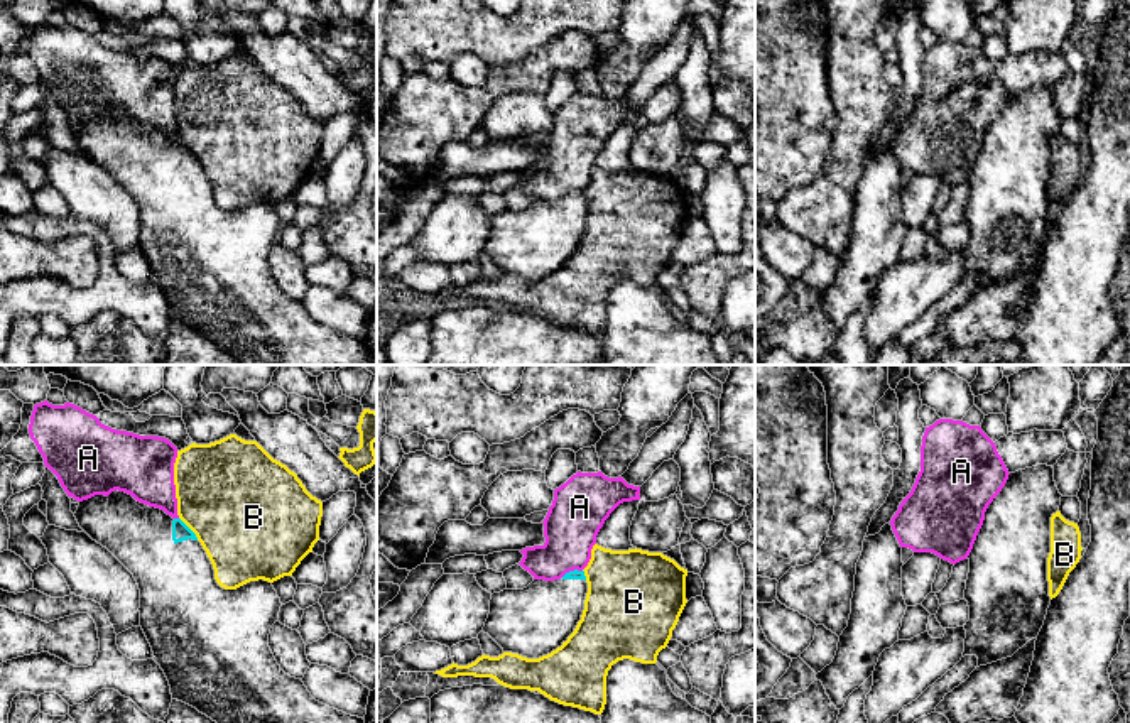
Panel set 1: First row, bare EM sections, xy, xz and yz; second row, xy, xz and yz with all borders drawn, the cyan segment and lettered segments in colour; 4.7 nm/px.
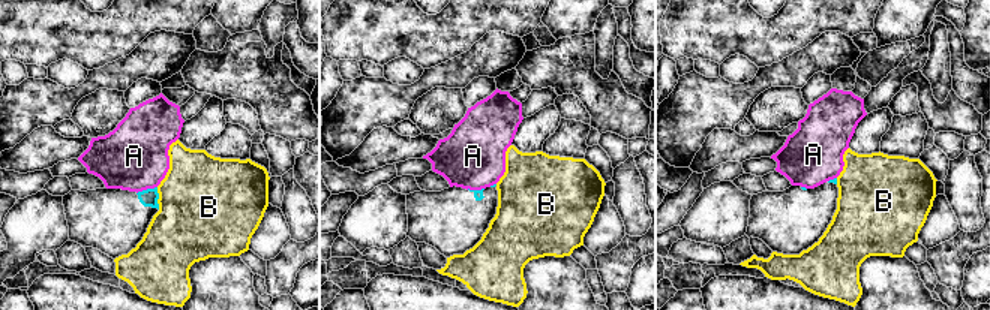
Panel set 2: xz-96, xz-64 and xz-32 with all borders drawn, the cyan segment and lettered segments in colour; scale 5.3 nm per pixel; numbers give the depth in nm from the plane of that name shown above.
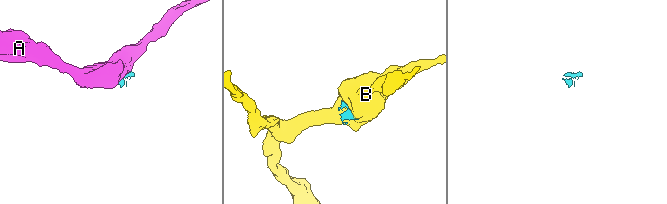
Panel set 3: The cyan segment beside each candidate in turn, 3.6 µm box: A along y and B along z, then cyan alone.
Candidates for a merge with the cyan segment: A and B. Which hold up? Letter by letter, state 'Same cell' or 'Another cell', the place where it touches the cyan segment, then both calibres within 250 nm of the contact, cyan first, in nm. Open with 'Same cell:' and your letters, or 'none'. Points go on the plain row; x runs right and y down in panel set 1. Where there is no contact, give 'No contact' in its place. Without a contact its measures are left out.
Same cell: none
A: Another cell. Touches cyan at xz (571, 193). Thickness 50 nm (cyan) against 260 nm
B: Another cell. Touches cyan at xy (190, 151). Thickness 80 nm (cyan) against 500 nm

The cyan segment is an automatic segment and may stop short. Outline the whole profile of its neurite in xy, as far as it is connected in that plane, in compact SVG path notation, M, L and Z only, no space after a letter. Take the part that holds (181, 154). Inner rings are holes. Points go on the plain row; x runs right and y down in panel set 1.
M115 111L108 118L83 122L74 139L93 162L133 196L140 211L140 248L154 282L169 302L172 321L196 329L233 355L240 365L373 365L363 340L316 323L301 301L291 299L277 285L269 269L269 255L279 242L282 225L272 204L258 201L236 211L221 209L196 155L181 140L140 125L125 113Z

